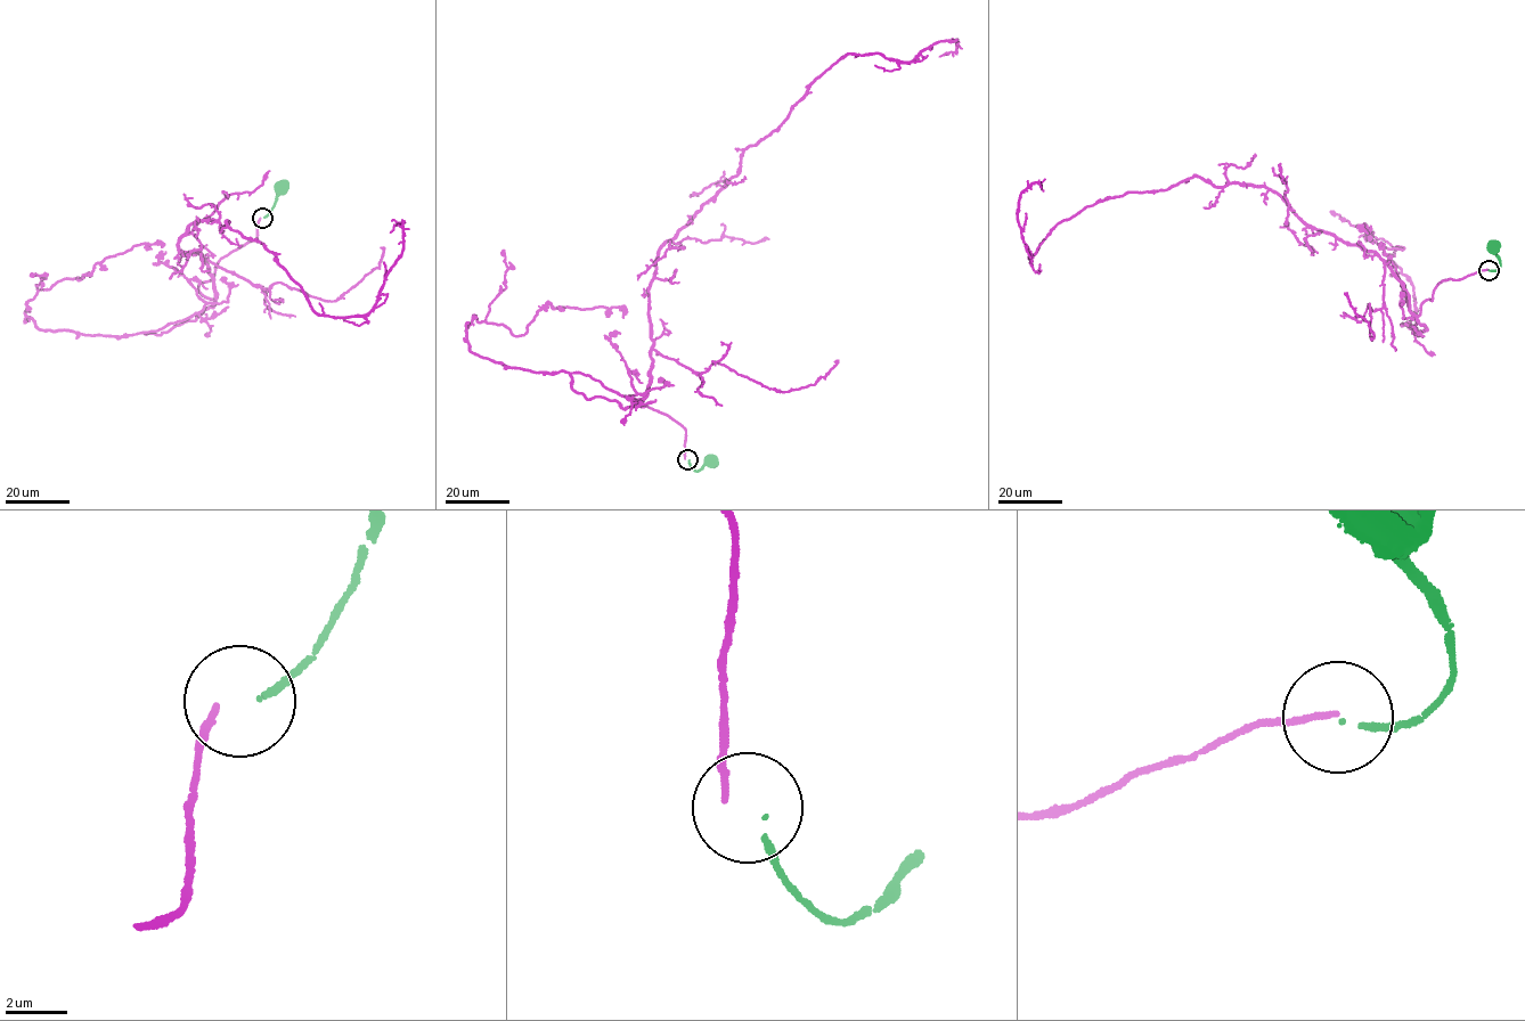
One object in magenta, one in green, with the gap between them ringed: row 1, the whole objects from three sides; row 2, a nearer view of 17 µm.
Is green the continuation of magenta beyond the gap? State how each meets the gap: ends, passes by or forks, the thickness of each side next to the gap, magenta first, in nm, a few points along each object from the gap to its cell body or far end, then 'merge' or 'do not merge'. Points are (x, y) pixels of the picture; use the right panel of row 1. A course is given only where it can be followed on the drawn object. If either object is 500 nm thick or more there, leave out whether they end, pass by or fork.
magenta ends | green ends | 220/120 nm | magenta via (1487, 269), (1412, 313), (1376, 251), (1263, 186), (1192, 176), (1085, 207), (1029, 262), (1019, 199), (1043, 190) | green via (1489, 270), (1500, 264), (1493, 246) | do not merge

